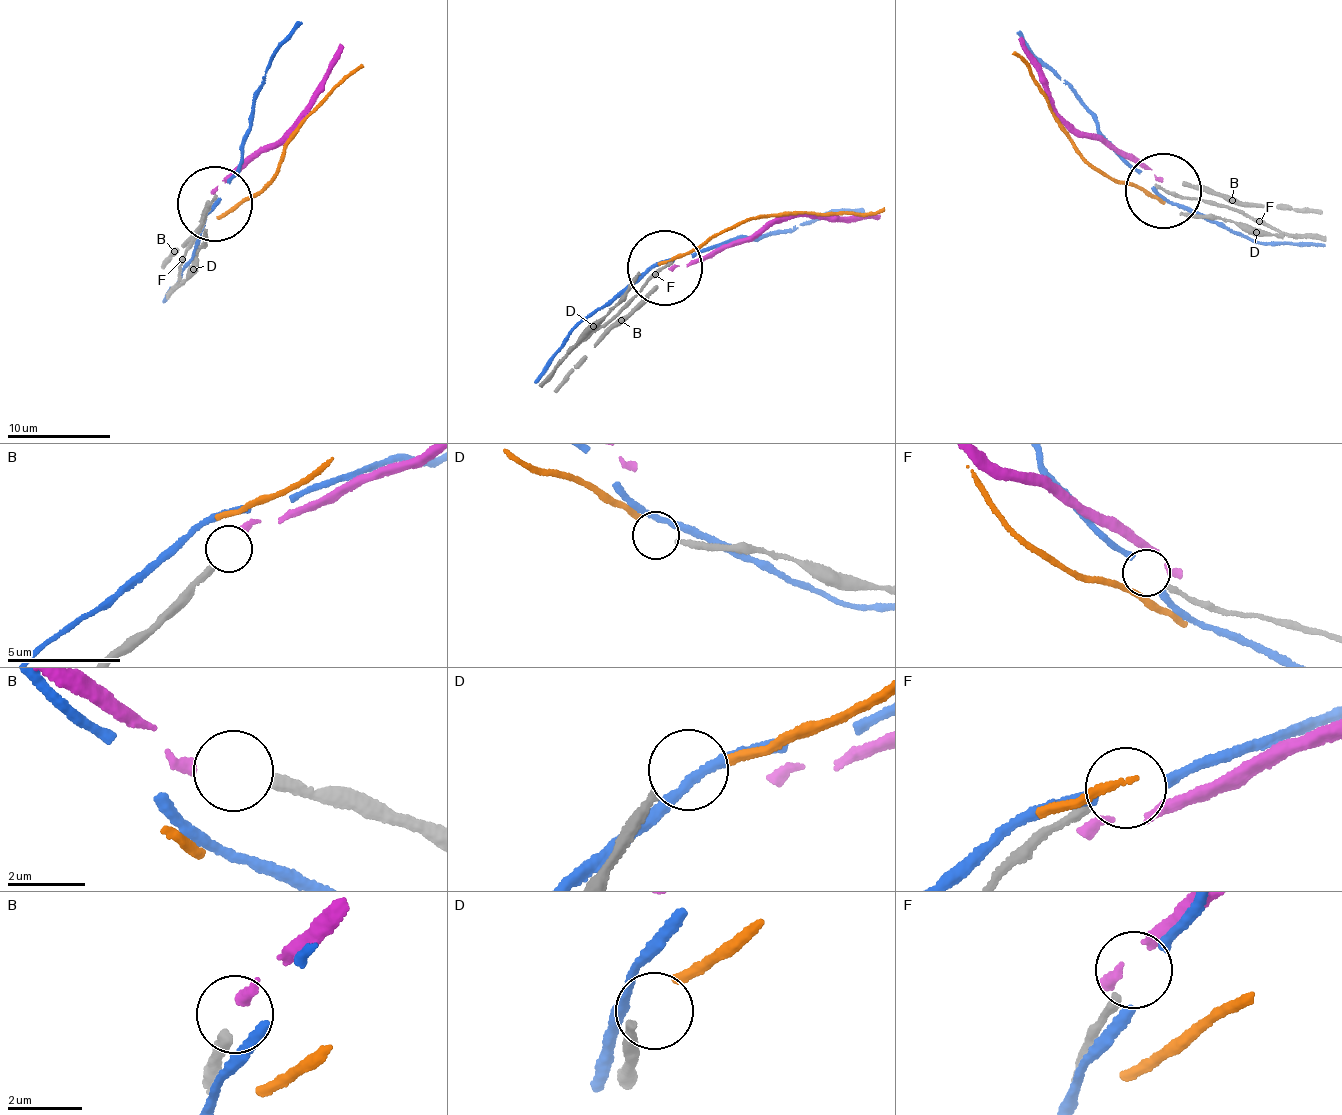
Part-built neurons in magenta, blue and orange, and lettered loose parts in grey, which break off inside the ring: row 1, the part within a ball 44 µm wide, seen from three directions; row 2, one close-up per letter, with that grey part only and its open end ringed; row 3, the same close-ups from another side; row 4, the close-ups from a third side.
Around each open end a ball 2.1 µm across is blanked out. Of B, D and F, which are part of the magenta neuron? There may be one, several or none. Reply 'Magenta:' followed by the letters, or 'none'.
Magenta: B

